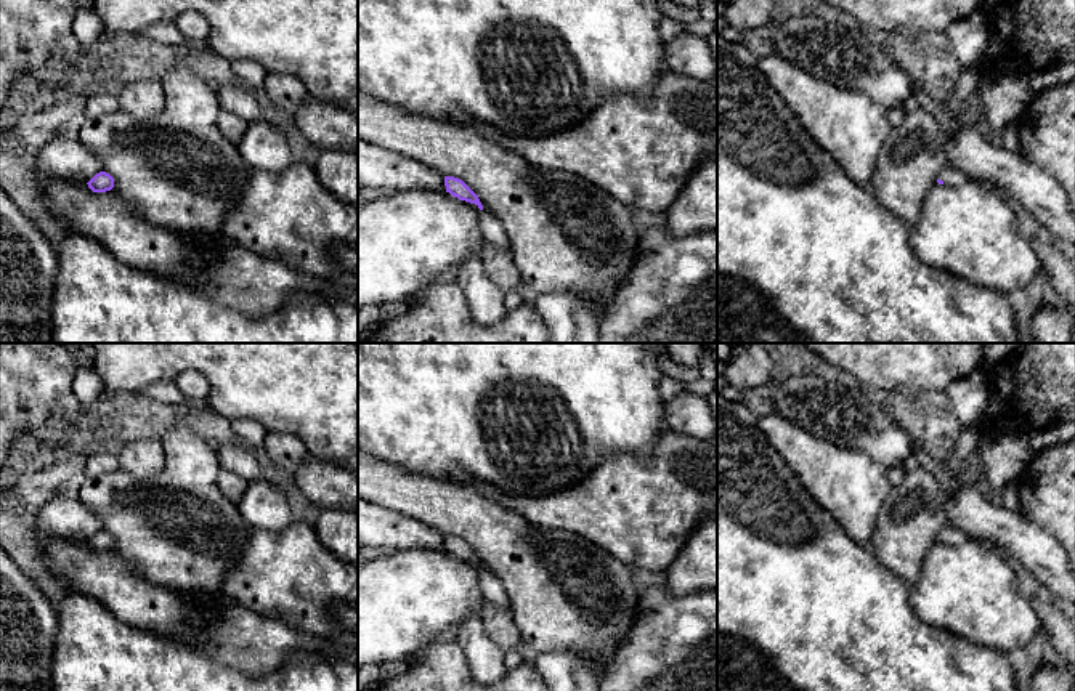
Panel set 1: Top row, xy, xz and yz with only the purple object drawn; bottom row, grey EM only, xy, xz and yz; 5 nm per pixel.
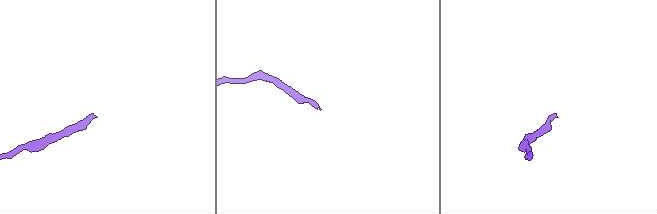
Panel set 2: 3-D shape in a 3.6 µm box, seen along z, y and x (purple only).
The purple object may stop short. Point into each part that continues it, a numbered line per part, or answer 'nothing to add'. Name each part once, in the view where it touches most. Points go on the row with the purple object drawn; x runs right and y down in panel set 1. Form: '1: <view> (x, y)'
1: yz (953, 177)

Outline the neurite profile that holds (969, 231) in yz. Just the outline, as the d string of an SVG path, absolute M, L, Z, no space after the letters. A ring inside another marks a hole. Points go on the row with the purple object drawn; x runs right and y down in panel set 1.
M977 180L961 186L937 183L924 197L918 221L910 226L910 245L926 265L1001 295L1025 289L1041 271L1016 212Z

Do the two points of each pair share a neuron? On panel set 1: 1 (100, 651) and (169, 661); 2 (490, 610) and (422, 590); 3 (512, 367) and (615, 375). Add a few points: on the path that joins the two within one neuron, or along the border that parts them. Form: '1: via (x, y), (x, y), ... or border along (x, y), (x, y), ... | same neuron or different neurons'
1: via (117, 661), (151, 661) | same neuron
2: border along (486, 602), (480, 610) | different neurons
3: via (538, 367), (557, 367), (570, 375), (589, 375) | same neuron

